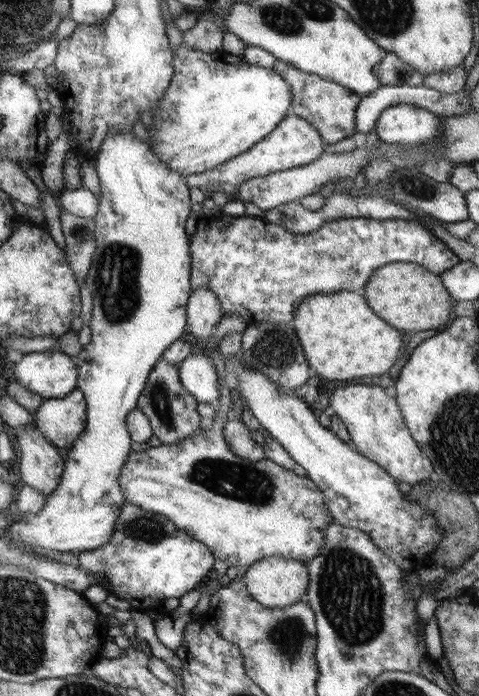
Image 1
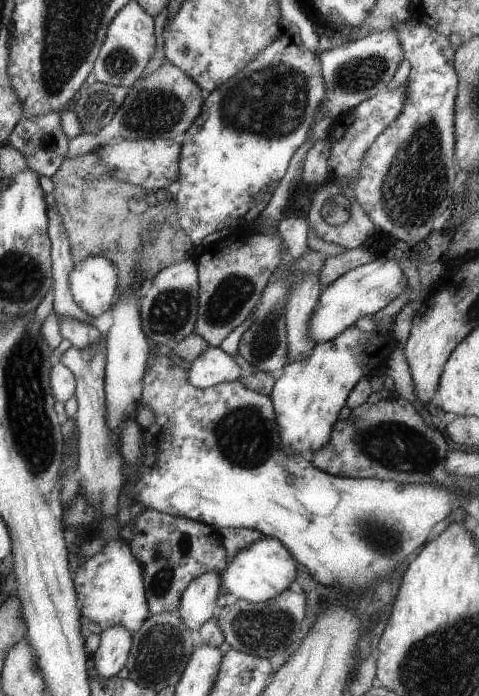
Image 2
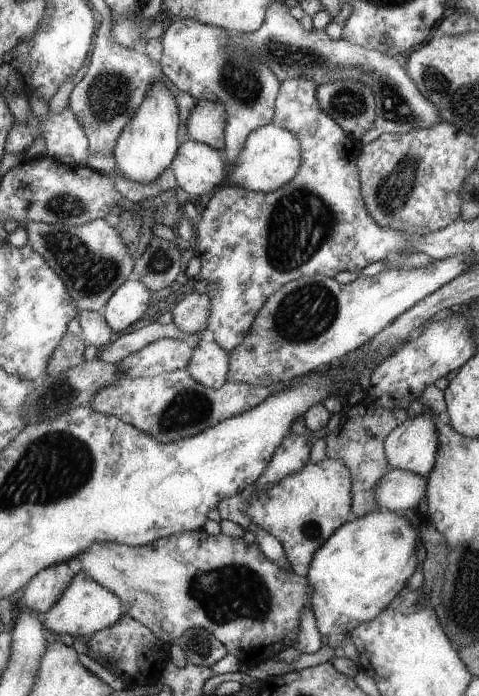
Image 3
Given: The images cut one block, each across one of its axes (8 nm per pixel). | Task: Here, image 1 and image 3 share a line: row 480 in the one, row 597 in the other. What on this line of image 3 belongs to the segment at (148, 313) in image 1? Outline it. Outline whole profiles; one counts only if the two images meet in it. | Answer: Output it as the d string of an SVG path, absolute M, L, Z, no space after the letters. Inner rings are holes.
M77 569L72 584L60 600L43 614L41 623L50 633L70 634L85 639L98 630L116 625L122 616L125 616L125 607L118 595L95 581L86 571Z

